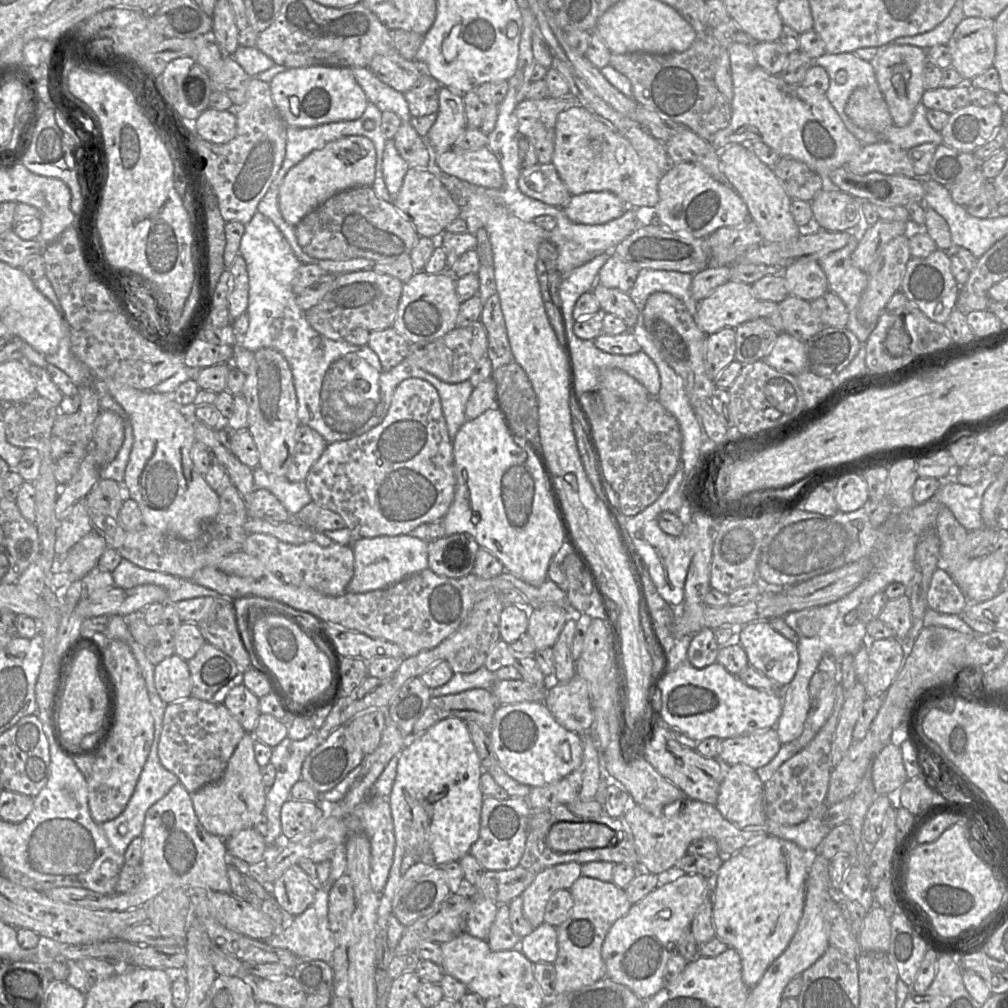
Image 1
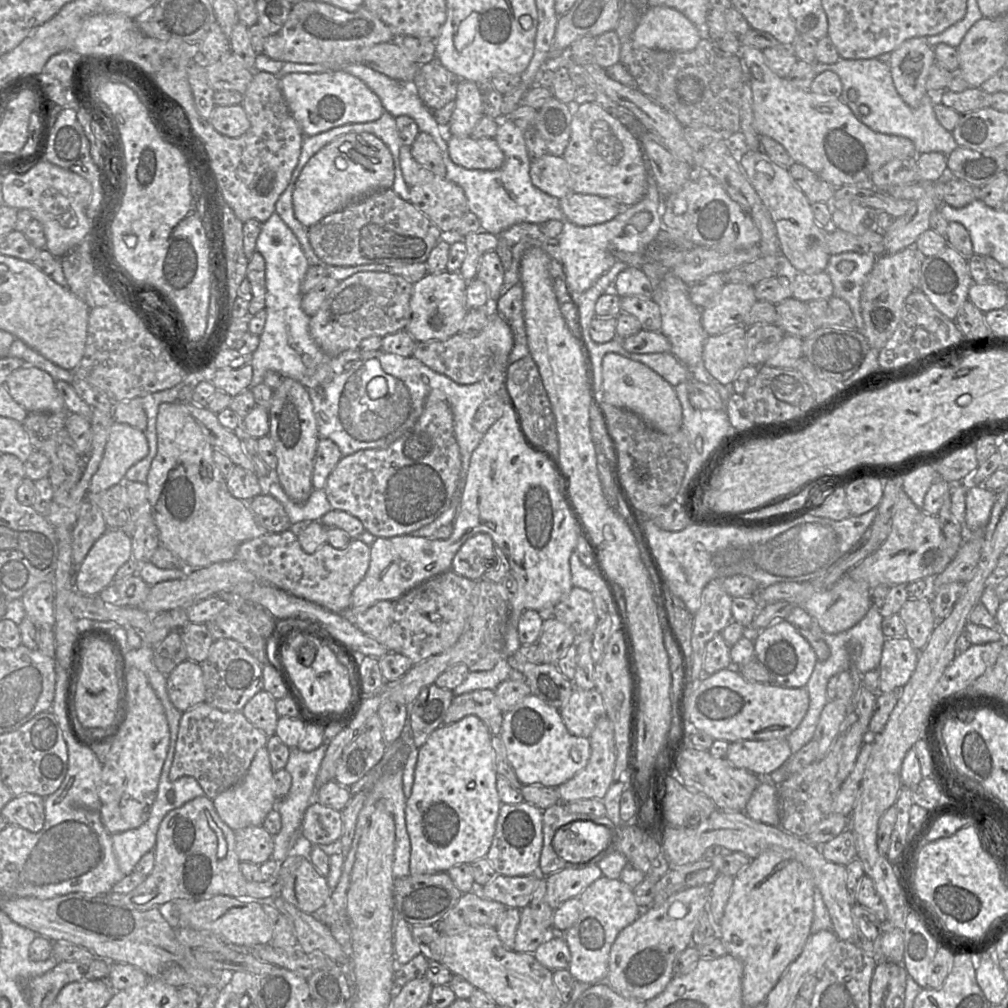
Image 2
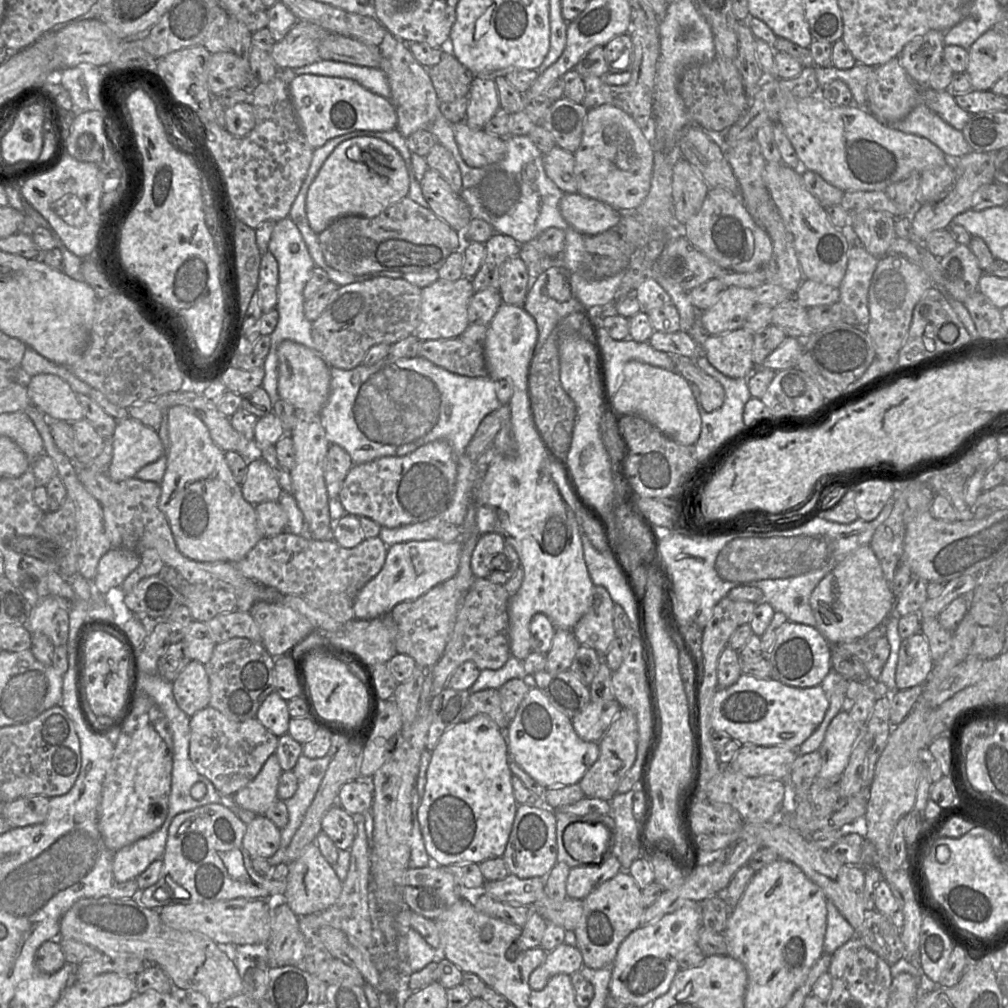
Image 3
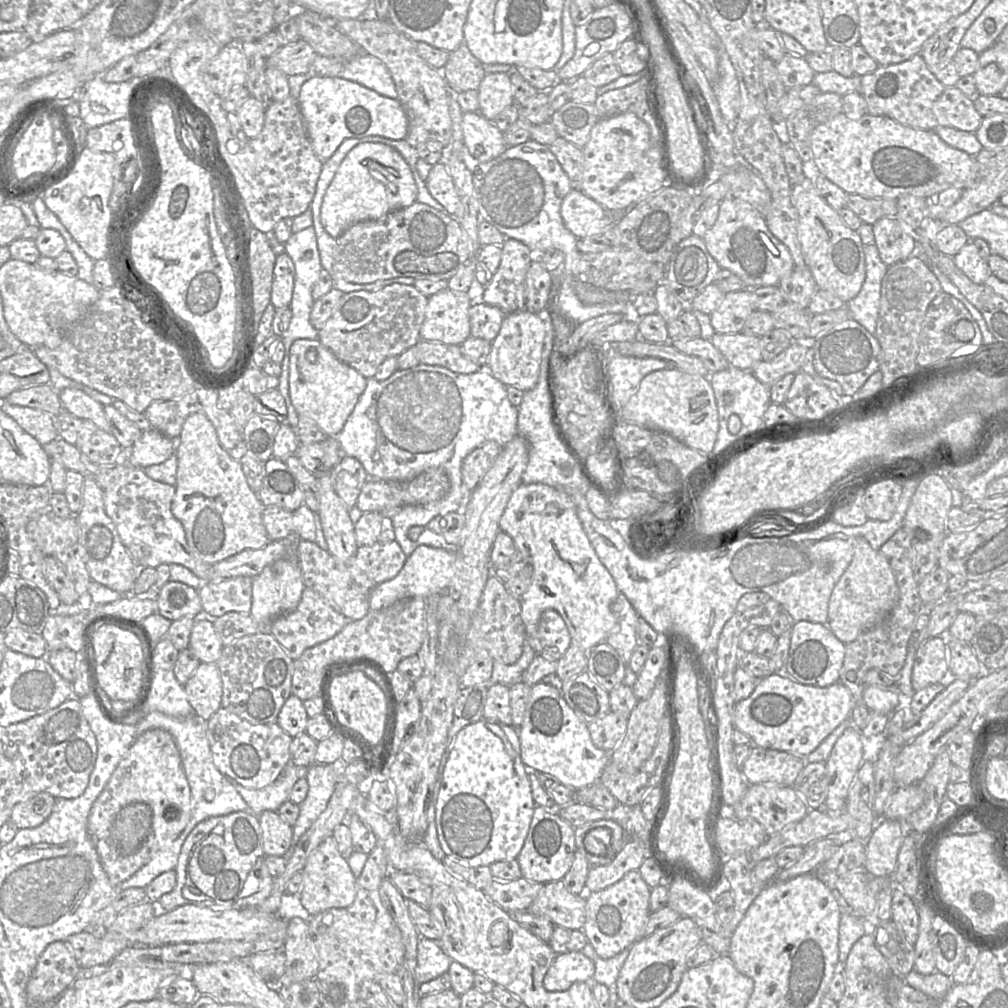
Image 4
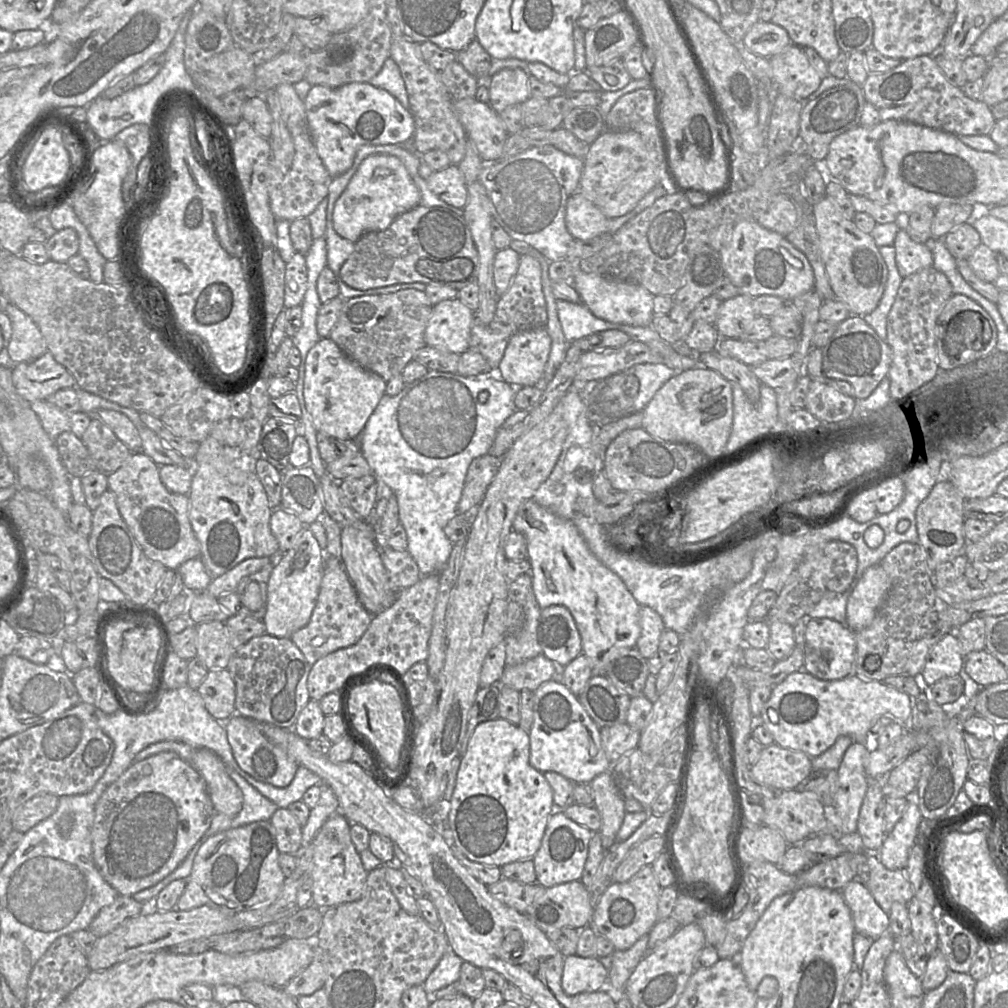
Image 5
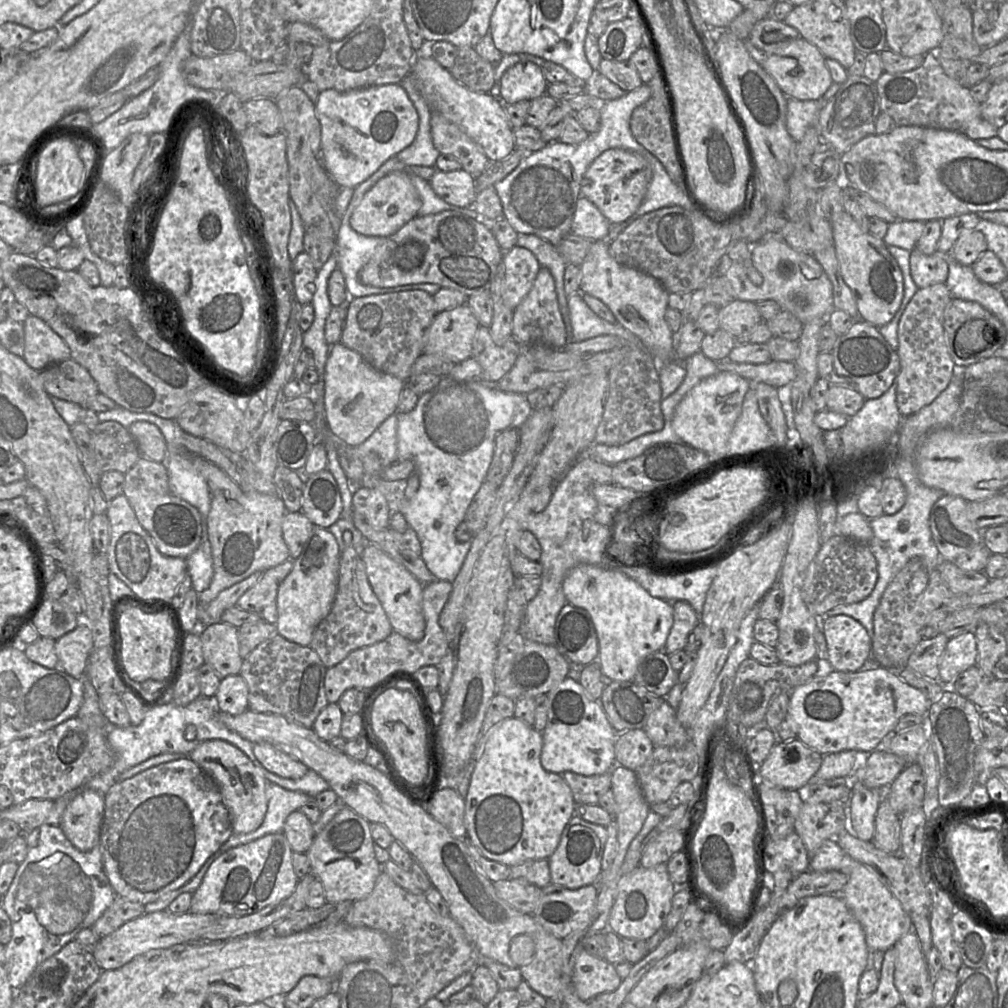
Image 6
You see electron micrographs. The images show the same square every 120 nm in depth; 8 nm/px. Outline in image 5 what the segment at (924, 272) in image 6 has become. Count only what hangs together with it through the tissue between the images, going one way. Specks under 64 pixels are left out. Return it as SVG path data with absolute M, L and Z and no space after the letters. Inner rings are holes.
M905 228L897 232L892 245L896 252L896 264L902 278L921 269L933 267L933 253L922 243L910 238Z

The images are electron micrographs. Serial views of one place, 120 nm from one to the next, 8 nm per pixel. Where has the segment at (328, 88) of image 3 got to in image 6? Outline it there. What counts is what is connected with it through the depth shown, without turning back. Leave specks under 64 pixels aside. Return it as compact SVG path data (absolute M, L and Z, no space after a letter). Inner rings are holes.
M400 84L371 86L348 92L323 90L315 102L321 125L320 159L340 187L355 188L415 139L419 115Z

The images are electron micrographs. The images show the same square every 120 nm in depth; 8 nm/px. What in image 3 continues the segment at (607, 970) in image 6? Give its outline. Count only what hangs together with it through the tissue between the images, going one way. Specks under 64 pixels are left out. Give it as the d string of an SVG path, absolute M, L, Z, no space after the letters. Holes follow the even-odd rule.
M563 943L548 951L545 961L530 975L529 984L534 990L543 989L551 977L557 974L573 974L584 966L580 950L568 943Z

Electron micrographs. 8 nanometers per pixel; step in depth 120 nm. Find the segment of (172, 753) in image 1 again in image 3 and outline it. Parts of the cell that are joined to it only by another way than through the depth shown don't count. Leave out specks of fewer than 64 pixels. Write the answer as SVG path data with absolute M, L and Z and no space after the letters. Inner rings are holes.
M211 706L199 710L190 717L190 731L189 756L194 767L209 779L223 796L233 796L257 776L269 756L275 753L279 738L256 718L233 721Z

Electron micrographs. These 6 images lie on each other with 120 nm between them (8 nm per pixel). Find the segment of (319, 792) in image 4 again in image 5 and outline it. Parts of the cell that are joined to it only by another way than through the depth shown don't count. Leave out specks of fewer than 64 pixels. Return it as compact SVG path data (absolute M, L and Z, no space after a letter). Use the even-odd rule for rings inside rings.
M323 782L319 784L320 797L311 809L309 819L302 826L302 848L307 847L314 839L323 824L335 813L339 813L339 803L333 790Z

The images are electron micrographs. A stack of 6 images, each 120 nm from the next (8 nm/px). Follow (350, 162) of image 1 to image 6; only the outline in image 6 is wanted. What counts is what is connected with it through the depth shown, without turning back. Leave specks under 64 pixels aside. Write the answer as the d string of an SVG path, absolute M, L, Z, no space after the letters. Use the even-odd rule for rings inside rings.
M393 171L378 180L363 196L349 216L349 224L365 236L388 237L418 215L421 199L408 174Z

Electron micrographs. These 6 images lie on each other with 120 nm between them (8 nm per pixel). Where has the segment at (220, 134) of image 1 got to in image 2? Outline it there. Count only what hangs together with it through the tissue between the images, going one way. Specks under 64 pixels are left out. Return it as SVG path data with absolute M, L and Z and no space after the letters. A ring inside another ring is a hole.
M241 104L215 106L209 119L211 125L220 134L237 138L250 127L250 122Z

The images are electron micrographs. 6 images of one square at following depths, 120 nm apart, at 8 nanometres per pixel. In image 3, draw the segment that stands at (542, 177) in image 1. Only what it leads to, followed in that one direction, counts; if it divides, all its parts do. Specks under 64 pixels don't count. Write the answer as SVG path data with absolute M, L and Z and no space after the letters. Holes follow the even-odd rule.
M555 145L543 155L543 166L547 176L561 191L565 194L577 193L574 153Z

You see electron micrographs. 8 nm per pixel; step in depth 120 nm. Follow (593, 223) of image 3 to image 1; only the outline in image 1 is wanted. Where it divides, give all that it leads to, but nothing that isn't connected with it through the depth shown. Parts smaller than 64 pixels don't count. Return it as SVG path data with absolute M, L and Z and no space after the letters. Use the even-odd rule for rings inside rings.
M599 191L571 195L562 211L574 223L599 225L620 217L627 207L616 194Z

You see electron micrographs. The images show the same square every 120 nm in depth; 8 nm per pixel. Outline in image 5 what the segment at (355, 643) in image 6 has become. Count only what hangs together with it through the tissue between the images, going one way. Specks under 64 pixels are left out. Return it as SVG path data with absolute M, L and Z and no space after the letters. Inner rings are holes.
M326 556L324 575L310 621L290 639L313 665L328 654L357 643L368 629L373 616L361 603L341 558Z

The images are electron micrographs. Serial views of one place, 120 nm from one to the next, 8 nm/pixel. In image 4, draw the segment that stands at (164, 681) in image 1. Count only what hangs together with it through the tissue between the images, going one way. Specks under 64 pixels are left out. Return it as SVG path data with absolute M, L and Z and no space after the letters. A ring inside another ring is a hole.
M200 663L184 684L194 713L207 721L221 707L222 679L216 663Z

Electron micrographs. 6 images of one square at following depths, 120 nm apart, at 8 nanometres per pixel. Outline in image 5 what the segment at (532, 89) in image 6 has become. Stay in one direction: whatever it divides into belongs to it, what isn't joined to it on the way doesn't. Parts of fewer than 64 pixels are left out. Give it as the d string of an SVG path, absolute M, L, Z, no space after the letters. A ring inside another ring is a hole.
M505 68L488 78L489 105L500 114L514 104L522 104L530 96L530 74L520 68Z

